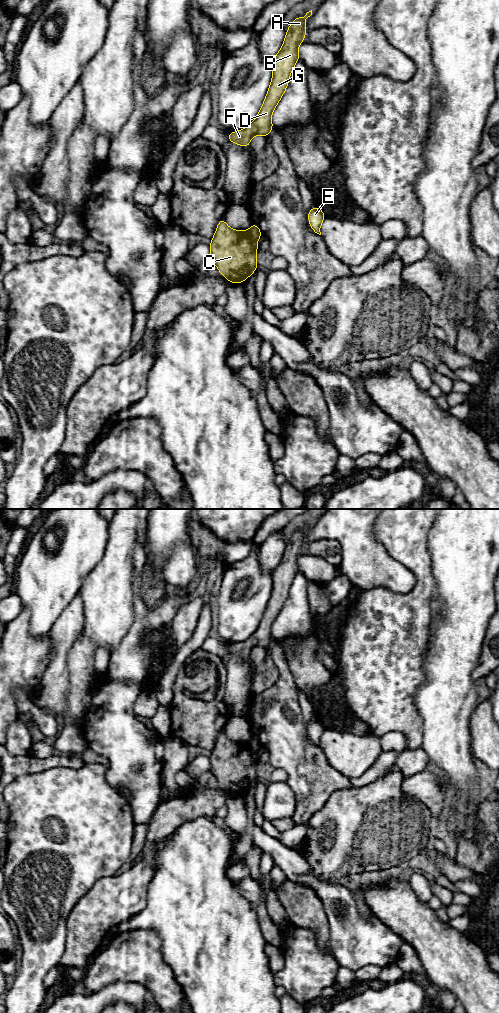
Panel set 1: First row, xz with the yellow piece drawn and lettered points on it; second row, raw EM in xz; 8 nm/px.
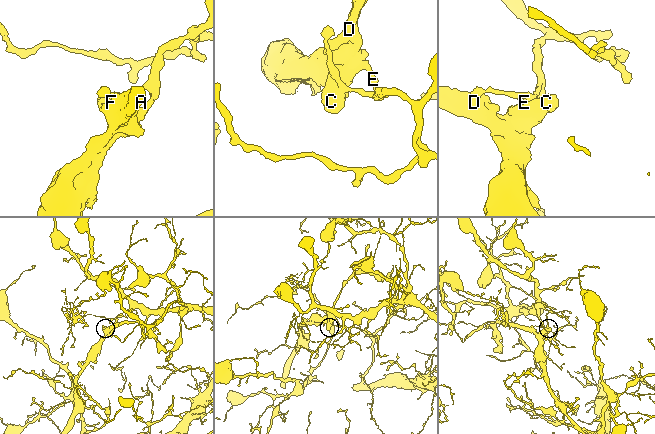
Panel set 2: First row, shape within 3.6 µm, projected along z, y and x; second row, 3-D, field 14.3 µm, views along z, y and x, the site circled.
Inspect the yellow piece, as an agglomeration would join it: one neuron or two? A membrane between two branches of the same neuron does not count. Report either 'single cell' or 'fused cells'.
fused cells

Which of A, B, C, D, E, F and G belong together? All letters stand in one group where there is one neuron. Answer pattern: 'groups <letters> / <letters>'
groups A B C D F G / E

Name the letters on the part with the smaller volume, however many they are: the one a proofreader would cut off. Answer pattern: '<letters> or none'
A, B, C, D, F, G

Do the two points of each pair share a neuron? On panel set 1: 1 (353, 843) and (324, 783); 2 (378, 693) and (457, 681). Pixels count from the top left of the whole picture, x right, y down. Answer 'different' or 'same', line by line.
1: different
2: different

